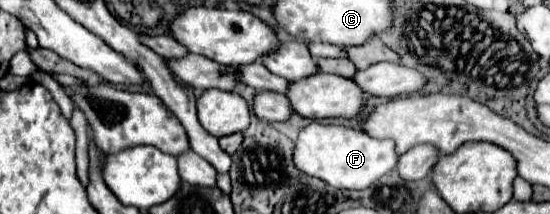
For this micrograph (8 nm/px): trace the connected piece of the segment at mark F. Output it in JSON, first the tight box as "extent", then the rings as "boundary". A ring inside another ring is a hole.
{"extent":[293,123,399,189],"boundary":[[[311,123],[299,133],[293,159],[297,169],[311,177],[323,179],[337,189],[367,189],[373,181],[397,167],[399,155],[393,141],[369,137],[363,129]]]}

